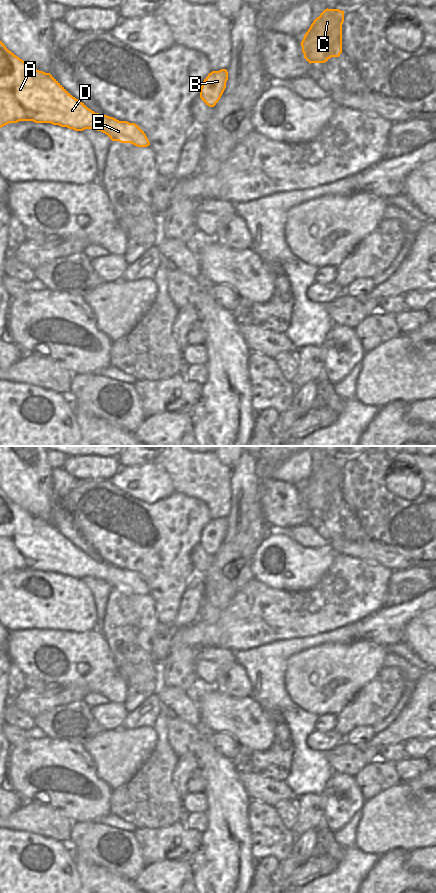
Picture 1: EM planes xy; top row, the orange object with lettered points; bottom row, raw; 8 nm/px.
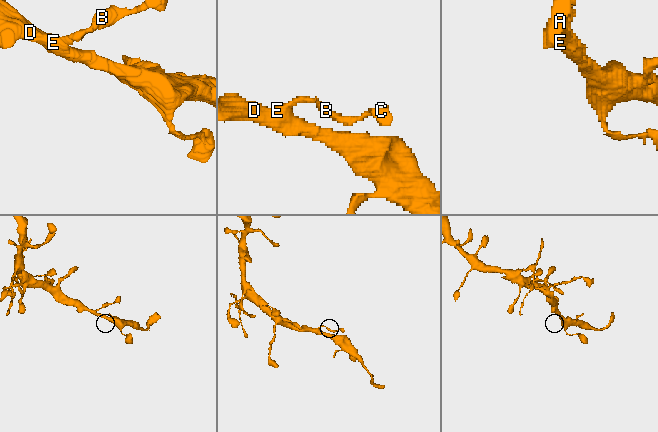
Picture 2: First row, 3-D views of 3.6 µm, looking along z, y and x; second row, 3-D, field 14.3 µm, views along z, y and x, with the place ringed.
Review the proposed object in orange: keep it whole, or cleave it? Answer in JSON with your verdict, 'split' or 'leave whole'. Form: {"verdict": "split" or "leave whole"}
{"verdict": "leave whole"}

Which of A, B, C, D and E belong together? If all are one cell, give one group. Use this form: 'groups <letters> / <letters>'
groups A B C D E

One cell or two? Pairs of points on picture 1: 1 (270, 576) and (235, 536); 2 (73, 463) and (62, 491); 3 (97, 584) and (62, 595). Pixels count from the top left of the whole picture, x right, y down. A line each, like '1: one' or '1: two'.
1: two
2: two
3: two

